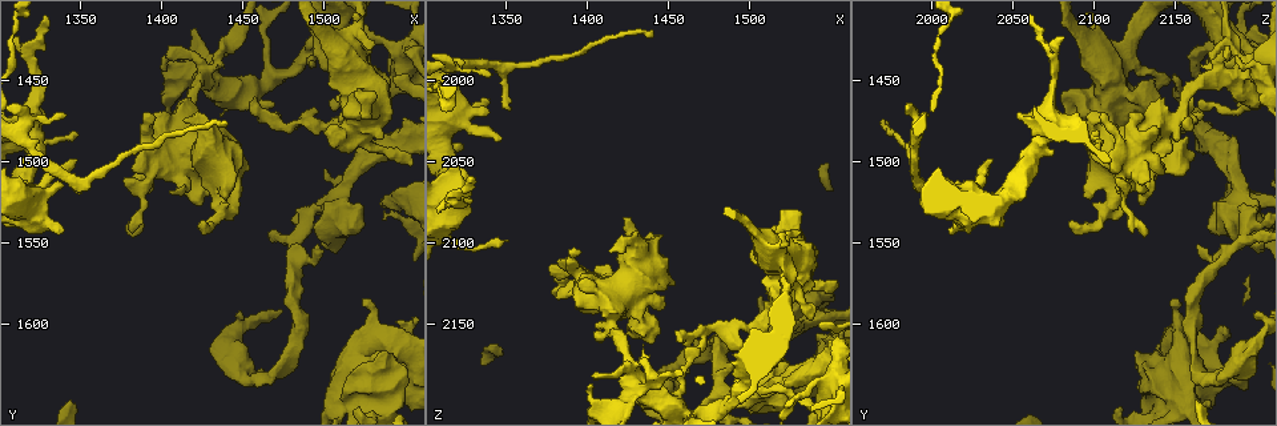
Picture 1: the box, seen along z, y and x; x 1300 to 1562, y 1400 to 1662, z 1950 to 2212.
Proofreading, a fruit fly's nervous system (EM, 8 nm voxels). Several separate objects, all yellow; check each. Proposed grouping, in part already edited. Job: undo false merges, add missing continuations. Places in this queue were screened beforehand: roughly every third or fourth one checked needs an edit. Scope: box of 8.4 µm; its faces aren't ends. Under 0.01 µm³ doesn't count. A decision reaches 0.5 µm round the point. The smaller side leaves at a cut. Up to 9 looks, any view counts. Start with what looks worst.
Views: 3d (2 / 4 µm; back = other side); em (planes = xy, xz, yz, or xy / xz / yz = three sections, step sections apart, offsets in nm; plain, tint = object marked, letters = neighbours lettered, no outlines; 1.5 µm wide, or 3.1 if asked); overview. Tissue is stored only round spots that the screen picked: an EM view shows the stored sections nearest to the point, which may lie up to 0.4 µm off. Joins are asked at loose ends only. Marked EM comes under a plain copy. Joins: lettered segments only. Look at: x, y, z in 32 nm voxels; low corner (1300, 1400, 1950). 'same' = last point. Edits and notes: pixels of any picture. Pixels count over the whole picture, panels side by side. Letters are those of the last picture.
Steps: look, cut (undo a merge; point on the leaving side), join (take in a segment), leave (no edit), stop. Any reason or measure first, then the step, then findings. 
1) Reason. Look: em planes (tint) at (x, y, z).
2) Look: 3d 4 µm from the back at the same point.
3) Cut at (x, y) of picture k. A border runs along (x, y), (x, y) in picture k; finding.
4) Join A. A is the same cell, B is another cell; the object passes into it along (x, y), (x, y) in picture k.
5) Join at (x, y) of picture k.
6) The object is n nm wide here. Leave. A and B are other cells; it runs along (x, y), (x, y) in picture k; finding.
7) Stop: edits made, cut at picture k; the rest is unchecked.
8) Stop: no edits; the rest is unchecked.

Free end. Look: em yz step 4 (tint) at (1526, 1590, 2152).

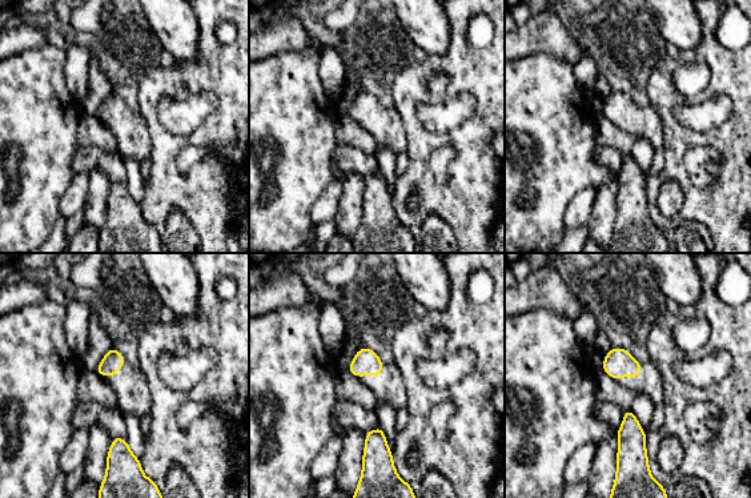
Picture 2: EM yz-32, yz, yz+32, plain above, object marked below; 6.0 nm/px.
Another direction. Look: em planes (letters) at the same point.

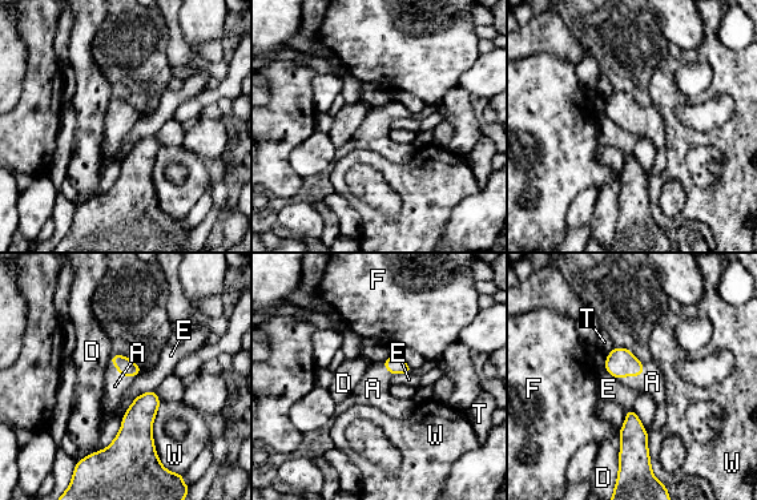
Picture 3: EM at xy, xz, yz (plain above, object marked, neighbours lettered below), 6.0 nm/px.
Join A. A is the same cell, D, E, F, T and W are other cells; it goes on there.

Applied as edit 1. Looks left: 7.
An open end. Look: 3d 2 µm from the back at (1338, 1544, 2010).

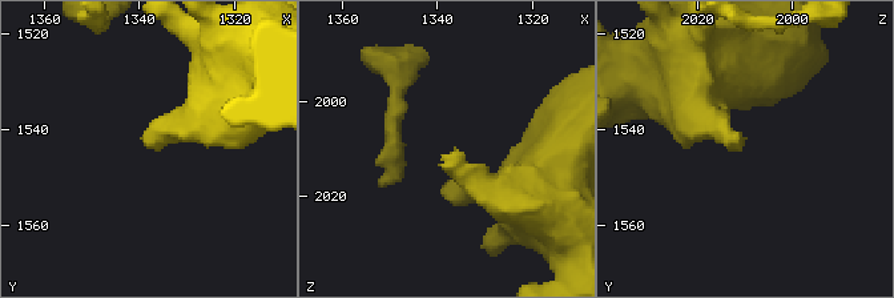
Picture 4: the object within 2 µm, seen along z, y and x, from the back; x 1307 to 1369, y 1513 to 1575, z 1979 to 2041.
Look: em yz step 4 (tint) at (1338, 1543, 2010).

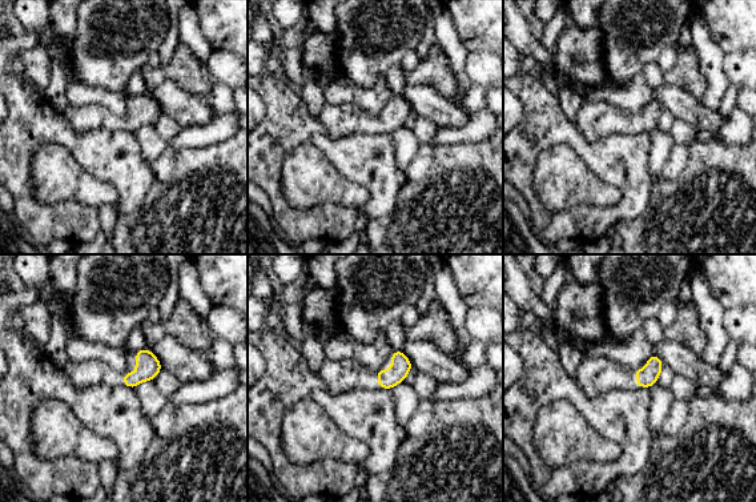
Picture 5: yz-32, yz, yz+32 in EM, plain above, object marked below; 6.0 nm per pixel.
Another direction. Look: em planes (letters) at the same point.

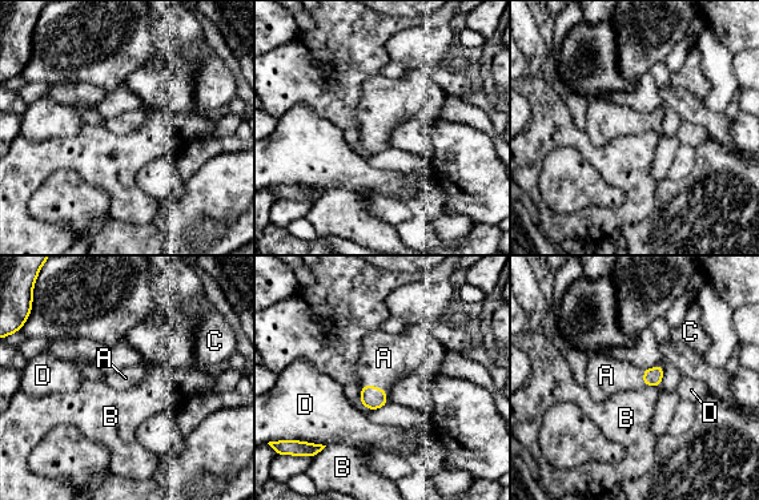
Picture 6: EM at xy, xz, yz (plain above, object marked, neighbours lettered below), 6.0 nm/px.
Join A. A is the same cell, B, C and D are other cells; the object passes into it along (373, 398), (373, 386), (384, 358) in picture 6; it goes on there.

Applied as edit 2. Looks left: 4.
See it whole again. Look: overview.

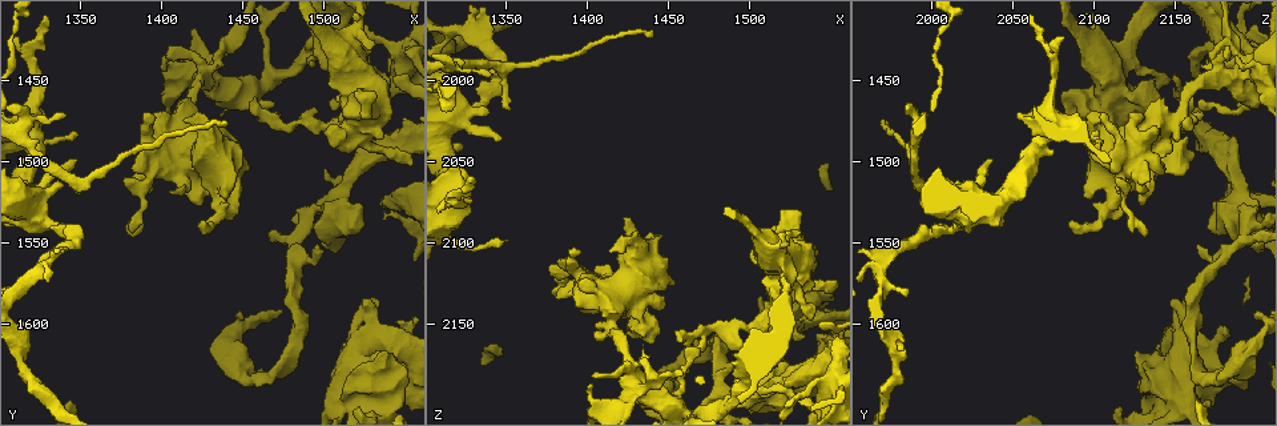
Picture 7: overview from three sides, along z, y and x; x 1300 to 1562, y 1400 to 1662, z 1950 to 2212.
Sudden change in width. Look: 3d 2 µm from the back at (1542, 1638, 2132).

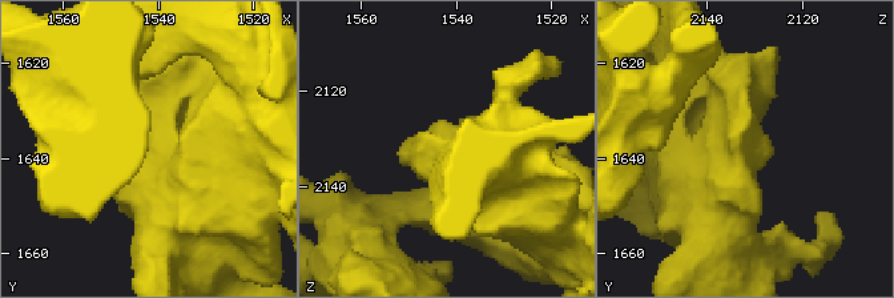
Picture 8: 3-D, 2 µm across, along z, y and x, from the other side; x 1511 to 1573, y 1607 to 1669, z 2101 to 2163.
Need the tissue. Look: em planes (letters) at (1543, 1638, 2132).

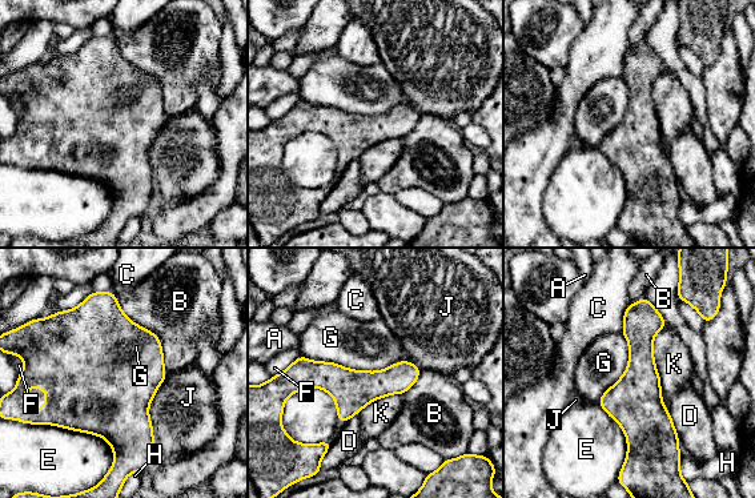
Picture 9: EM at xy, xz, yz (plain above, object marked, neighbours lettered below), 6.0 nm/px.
The object is 320 nm wide here. Leave. A, B, C, D, E, F, G, H, J and K are other cells; it runs along (638, 320), (639, 464), (625, 480) in picture 9; continuous, no second neuron.

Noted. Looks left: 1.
Branch stops here. Look: em planes (letters) at (1438, 1476, 1970).

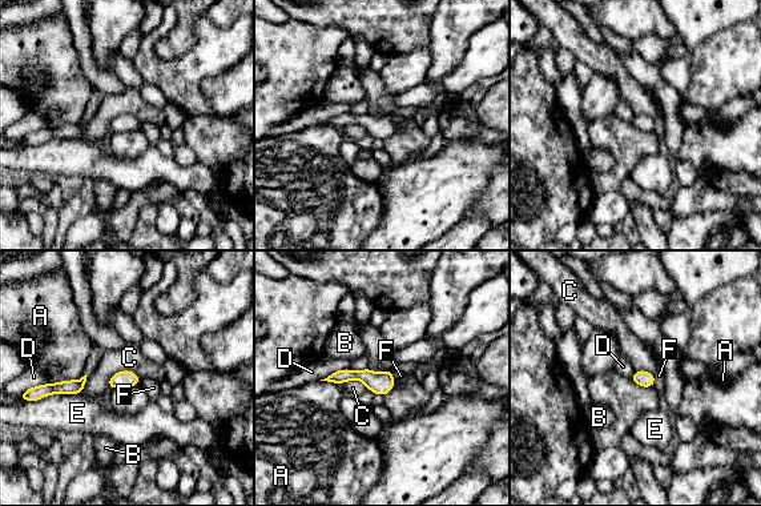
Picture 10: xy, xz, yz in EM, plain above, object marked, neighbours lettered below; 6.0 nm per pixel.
Leave. A, B, C, D, E and F are other cells; it runs along (331, 378), (367, 376), (390, 385) in picture 10; none of them fits.

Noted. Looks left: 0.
Stop: edits made, join at picture 3, join at picture 6; the rest is unchecked.

